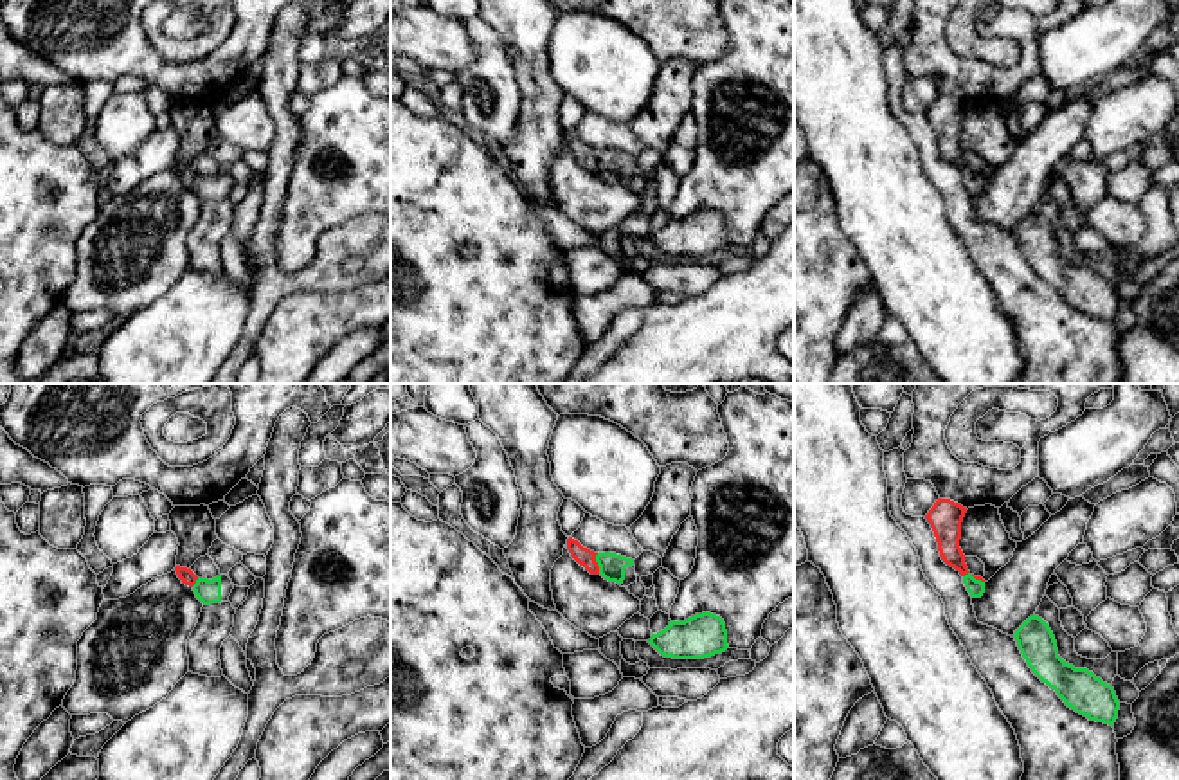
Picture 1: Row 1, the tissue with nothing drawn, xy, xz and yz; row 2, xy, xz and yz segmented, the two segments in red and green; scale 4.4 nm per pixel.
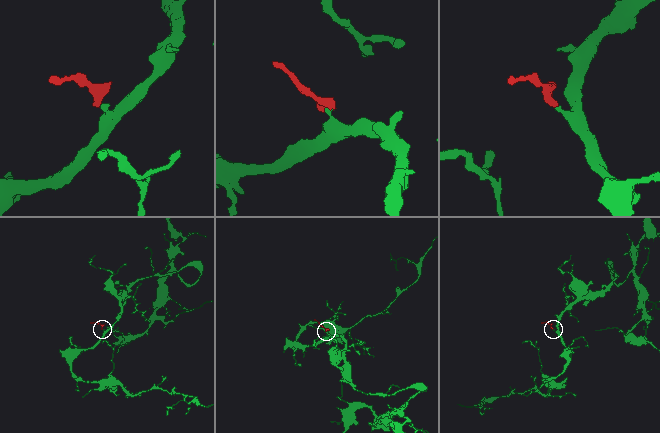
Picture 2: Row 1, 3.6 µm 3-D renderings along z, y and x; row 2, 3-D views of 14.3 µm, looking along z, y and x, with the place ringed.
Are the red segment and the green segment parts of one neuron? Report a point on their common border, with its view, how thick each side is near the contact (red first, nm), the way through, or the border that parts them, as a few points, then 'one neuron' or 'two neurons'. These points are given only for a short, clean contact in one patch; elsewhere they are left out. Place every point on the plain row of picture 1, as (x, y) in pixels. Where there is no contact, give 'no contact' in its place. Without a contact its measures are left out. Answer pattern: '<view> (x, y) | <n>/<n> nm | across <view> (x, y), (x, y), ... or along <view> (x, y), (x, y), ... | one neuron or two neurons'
xz (596, 161) | 80/120 nm | across xz (582, 152), (596, 161), (612, 163) | one neuron

